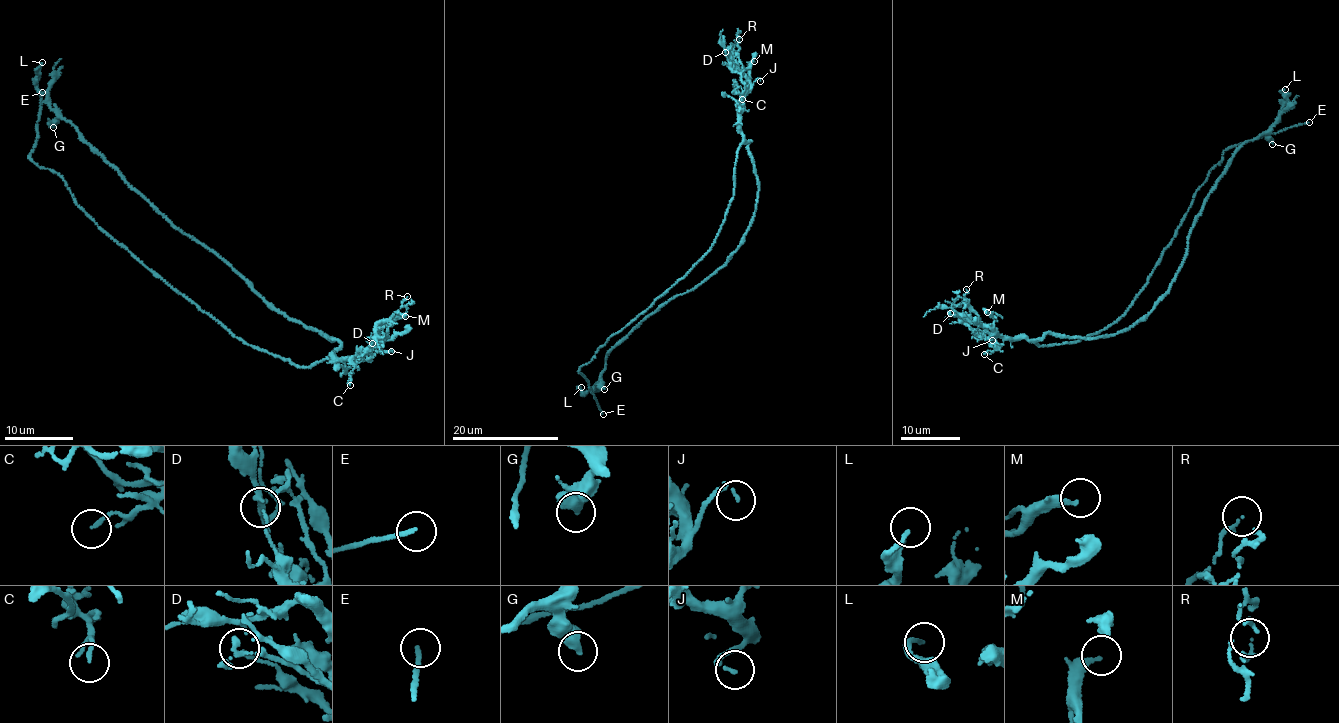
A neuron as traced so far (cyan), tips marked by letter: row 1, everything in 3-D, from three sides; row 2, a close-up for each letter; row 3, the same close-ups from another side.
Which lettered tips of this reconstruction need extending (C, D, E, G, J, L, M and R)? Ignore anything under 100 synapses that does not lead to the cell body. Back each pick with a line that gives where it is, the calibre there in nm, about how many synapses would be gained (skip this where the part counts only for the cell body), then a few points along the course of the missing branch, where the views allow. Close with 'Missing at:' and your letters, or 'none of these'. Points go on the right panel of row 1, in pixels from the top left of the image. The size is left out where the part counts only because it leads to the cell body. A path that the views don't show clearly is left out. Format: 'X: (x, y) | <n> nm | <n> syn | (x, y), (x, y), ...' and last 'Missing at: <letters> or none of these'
E: (1309, 122) | 170 nm
Missing at: E

